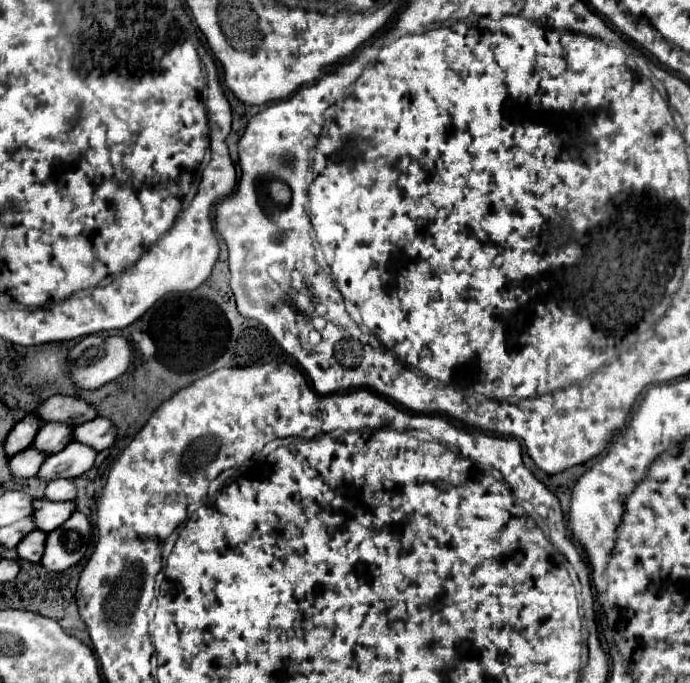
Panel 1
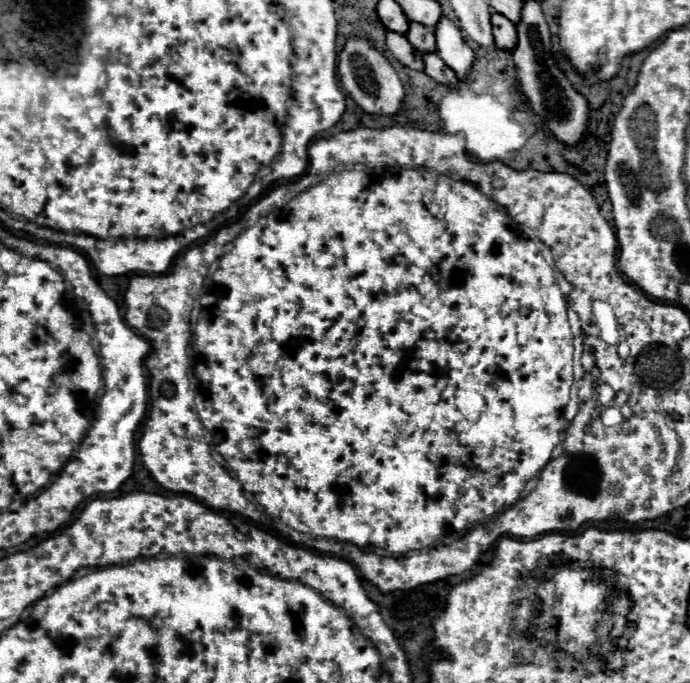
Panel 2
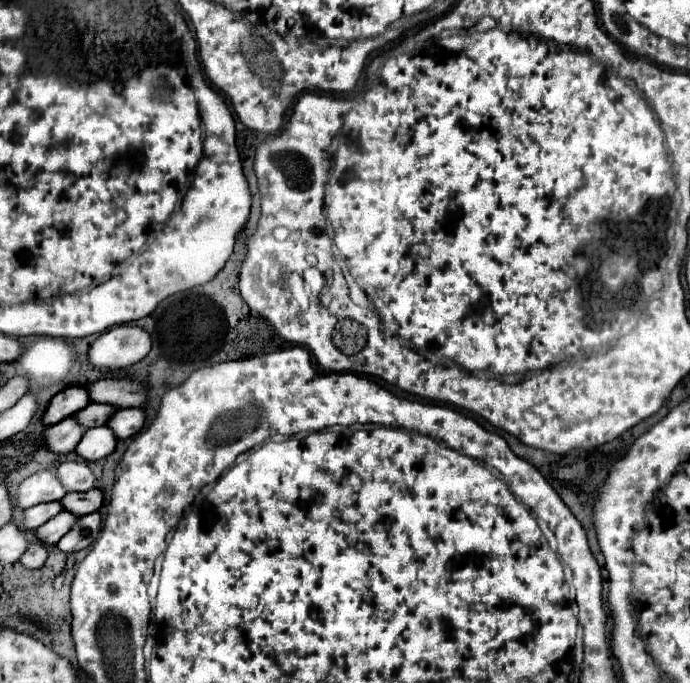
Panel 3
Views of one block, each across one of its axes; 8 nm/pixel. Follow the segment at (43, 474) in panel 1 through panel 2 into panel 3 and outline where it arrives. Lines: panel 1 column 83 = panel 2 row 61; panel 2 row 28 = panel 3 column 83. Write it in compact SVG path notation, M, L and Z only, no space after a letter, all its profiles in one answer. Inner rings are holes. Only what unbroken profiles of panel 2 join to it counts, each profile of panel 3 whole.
M100 426L100 428L90 428L84 432L82 440L78 442L78 446L74 448L74 452L84 458L84 460L100 460L100 458L106 458L114 452L116 448L116 438L114 438L114 432L108 430L106 426Z

